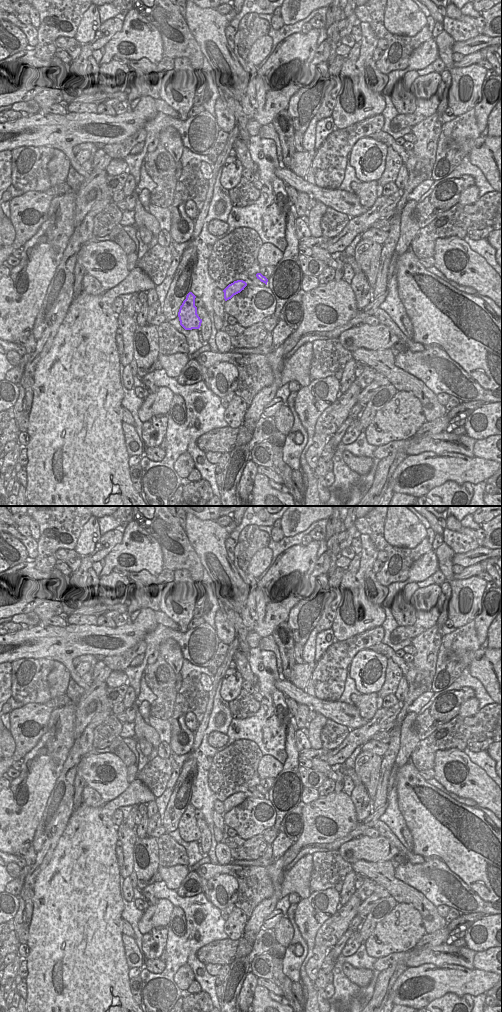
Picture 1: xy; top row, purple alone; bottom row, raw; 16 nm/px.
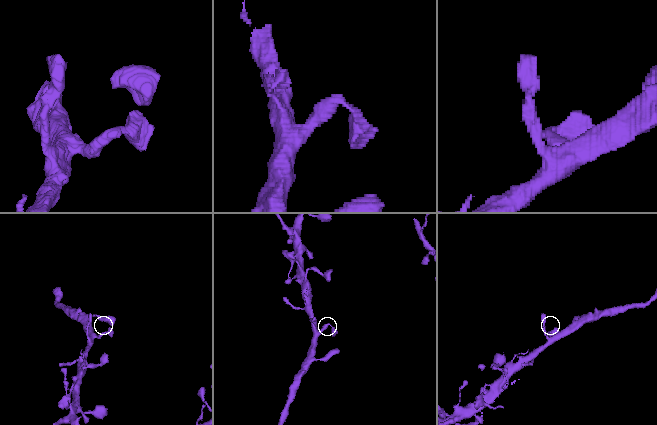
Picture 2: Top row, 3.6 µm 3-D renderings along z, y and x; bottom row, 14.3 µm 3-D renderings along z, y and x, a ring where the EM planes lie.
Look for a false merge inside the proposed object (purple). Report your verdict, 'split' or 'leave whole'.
leave whole

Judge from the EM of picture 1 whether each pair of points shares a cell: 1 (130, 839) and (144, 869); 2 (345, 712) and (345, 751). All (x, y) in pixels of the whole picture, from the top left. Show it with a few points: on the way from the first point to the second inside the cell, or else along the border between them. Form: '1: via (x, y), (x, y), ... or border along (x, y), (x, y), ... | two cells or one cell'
1: border along (137, 838), (133, 851), (133, 870) | two cells
2: border along (369, 721), (359, 727), (350, 729) | two cells

